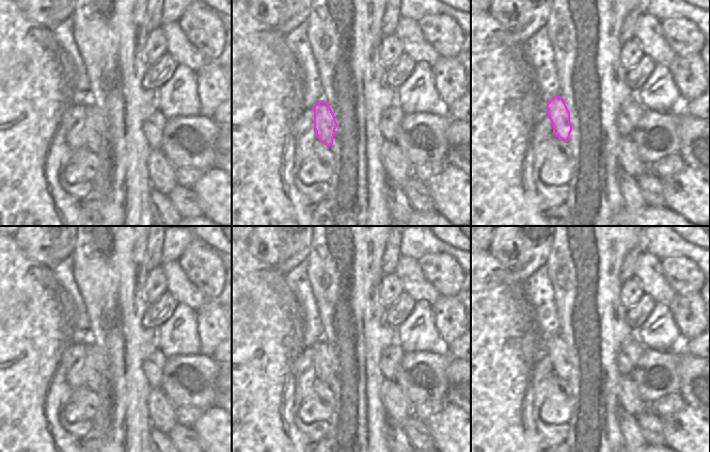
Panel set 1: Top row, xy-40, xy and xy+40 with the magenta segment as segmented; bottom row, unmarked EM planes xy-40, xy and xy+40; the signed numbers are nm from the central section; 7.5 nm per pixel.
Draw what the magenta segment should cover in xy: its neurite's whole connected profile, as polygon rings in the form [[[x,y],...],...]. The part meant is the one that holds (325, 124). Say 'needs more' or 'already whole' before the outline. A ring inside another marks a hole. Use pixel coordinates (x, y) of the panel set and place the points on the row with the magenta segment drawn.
already whole; [[[324,100],[314,104],[312,110],[314,112],[314,129],[317,139],[330,147],[333,144],[333,138],[337,127],[335,116],[329,104]]]

